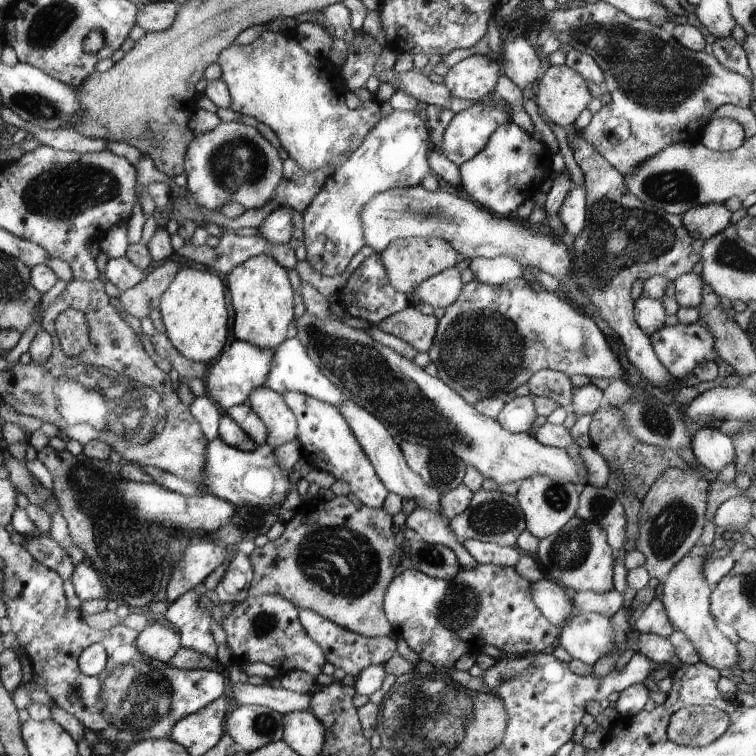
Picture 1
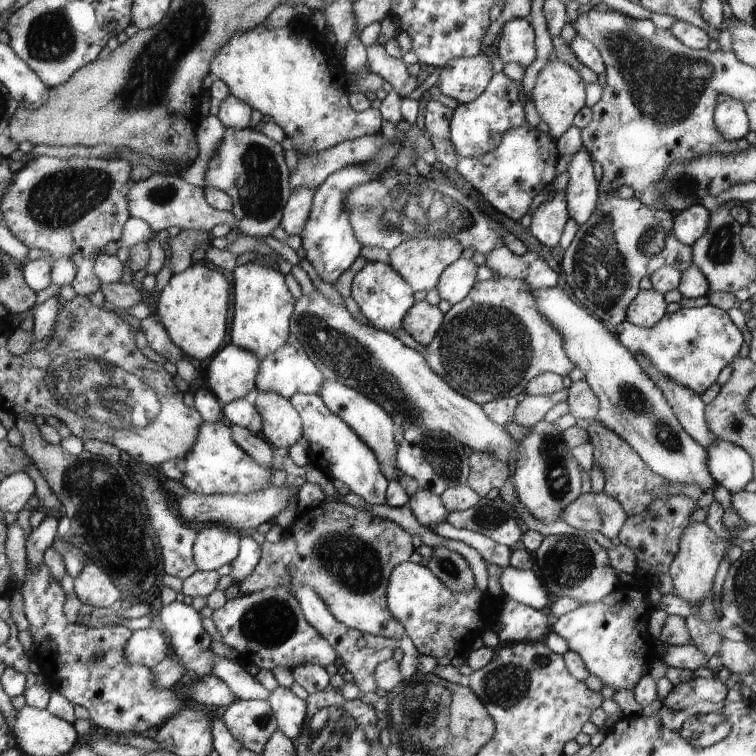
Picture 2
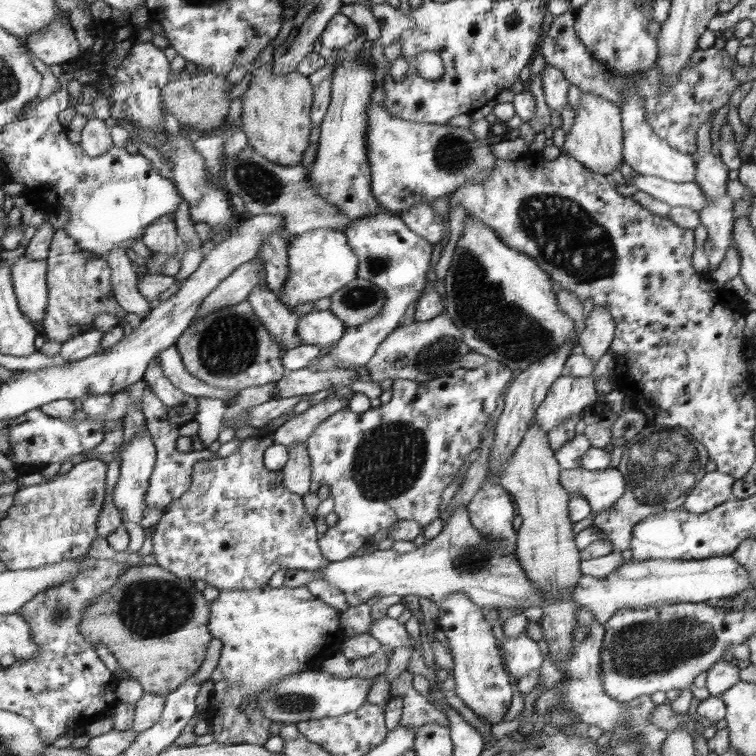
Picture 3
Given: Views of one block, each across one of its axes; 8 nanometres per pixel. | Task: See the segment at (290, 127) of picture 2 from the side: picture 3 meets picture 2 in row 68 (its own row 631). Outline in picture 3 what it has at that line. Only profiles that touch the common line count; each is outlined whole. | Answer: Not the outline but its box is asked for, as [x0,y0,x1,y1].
[206,585,346,746]

